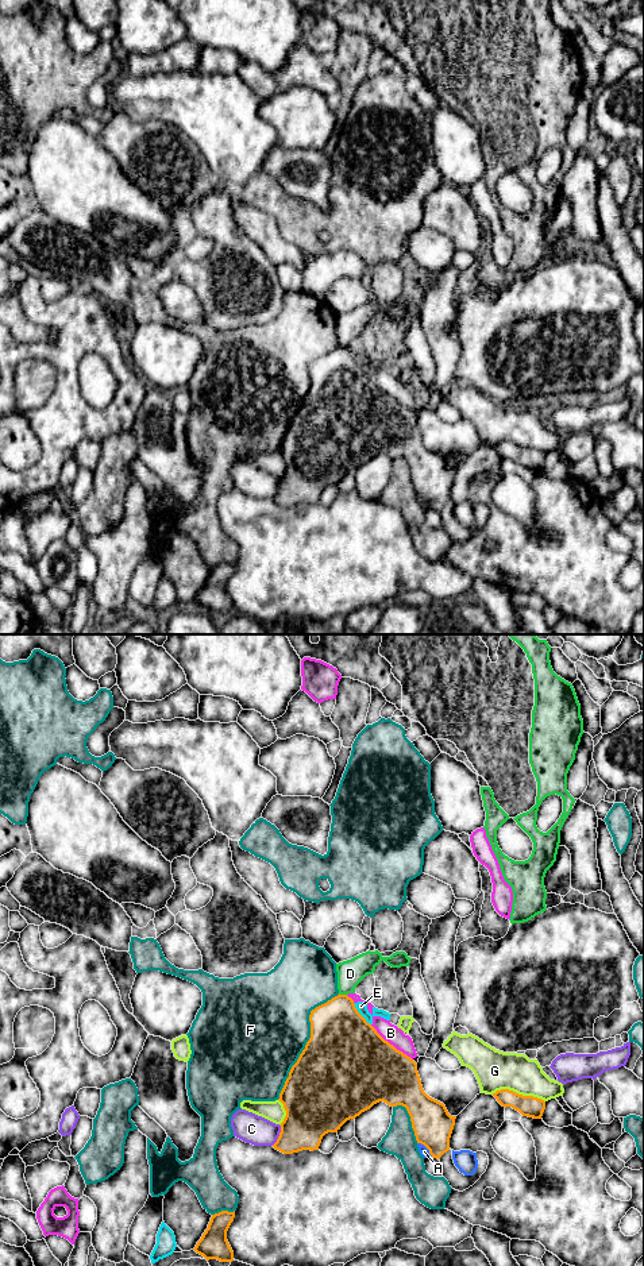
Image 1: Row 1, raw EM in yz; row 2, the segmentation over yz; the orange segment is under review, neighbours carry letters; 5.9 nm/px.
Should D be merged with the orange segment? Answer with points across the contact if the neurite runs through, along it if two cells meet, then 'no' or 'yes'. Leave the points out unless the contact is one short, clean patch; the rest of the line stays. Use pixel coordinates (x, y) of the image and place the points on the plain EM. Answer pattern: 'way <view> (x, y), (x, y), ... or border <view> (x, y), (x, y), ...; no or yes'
border yz (339, 344), (346, 347); no

